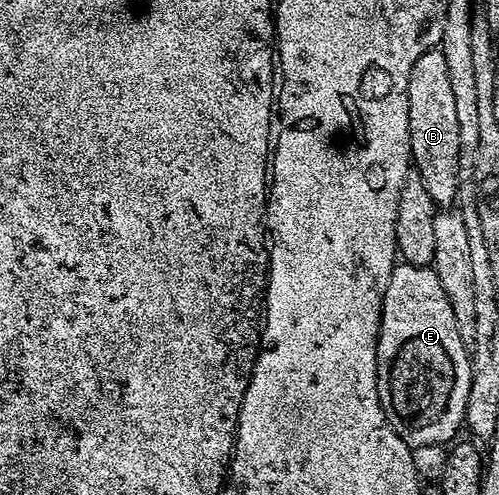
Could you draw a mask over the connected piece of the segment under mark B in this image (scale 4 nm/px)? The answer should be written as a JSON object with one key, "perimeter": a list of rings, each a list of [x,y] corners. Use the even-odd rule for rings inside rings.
{"perimeter":[[[440,48],[419,55],[415,67],[411,67],[411,79],[407,83],[407,119],[411,131],[412,168],[423,179],[436,205],[452,206],[459,191],[459,119],[455,115],[455,94],[451,88],[451,74],[447,72],[447,59],[443,59]]]}

